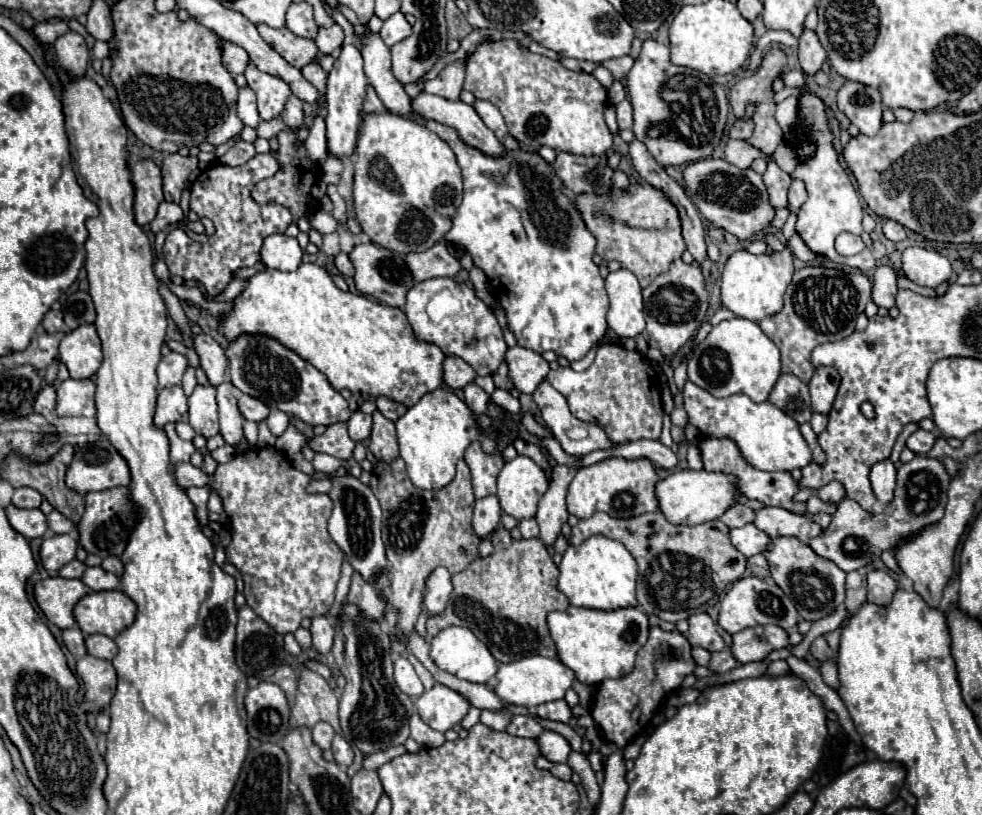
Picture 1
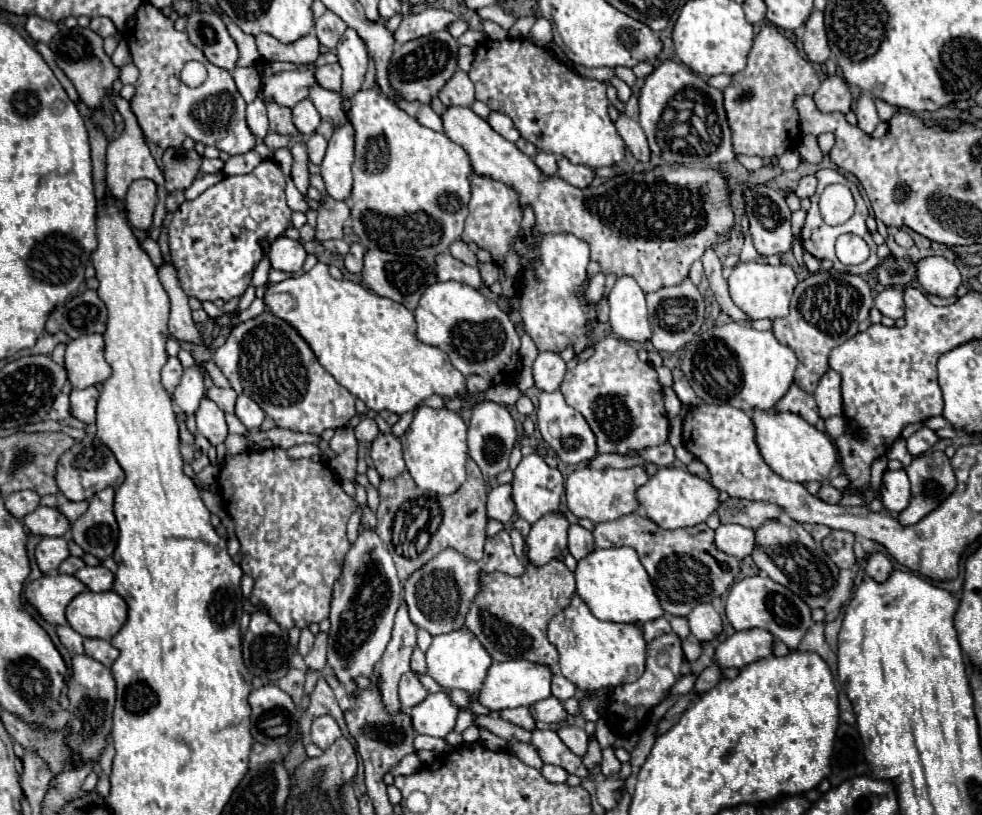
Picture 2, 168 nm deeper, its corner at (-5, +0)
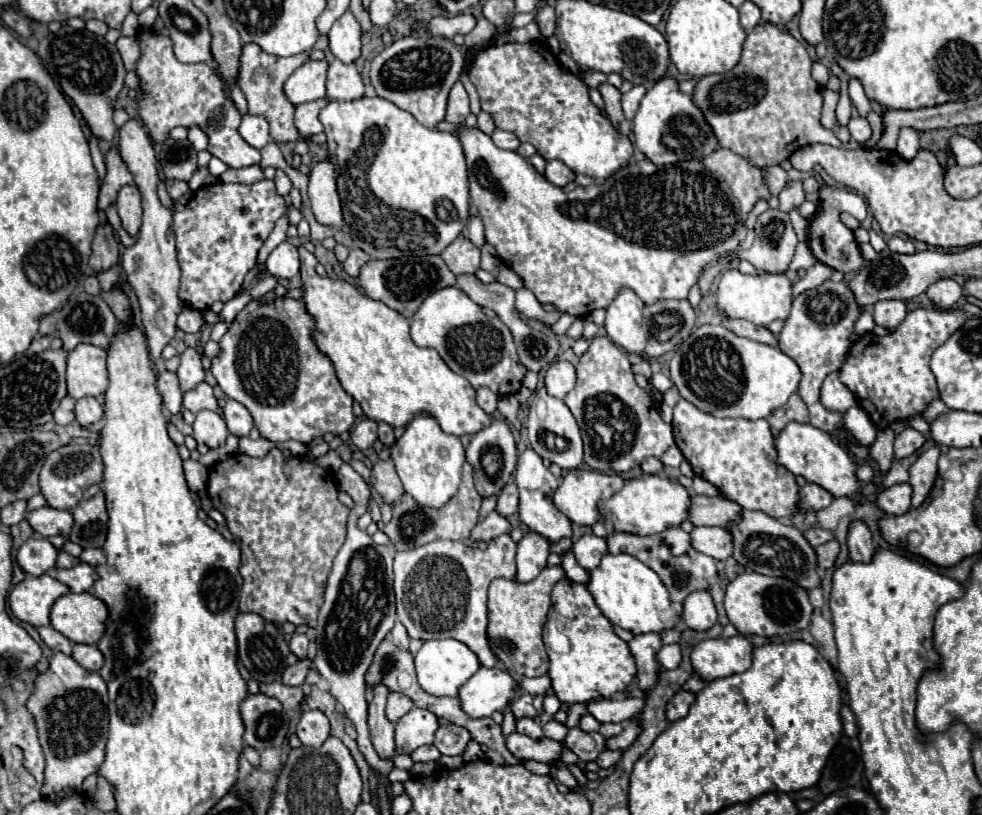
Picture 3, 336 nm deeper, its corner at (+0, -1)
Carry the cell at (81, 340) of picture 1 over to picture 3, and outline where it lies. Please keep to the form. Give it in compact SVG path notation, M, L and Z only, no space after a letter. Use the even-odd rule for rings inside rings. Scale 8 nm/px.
M89 343L77 345L67 355L67 389L69 397L81 399L81 397L97 397L103 395L109 379L107 379L107 367L105 367L105 349L95 347Z

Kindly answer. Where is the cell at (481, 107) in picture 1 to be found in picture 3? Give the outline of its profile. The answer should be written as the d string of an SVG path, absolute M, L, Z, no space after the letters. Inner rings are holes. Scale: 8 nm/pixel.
M495 129L493 135L491 135L491 139L493 139L493 143L495 143L497 147L501 147L501 149L511 149L511 151L515 151L515 149L519 147L517 135L513 135L513 133L509 133L509 131L503 131L503 129Z

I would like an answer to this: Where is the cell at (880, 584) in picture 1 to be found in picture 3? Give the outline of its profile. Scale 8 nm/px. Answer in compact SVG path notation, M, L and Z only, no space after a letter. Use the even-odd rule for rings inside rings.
M861 521L853 523L849 527L847 543L849 543L849 555L853 561L857 561L857 563L873 561L873 553L877 551L877 547L873 545L871 531L867 529L867 525L863 525Z

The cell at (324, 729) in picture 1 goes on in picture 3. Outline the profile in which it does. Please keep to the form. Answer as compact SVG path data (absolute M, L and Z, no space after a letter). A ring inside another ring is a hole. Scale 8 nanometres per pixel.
M305 711L297 725L297 737L303 745L319 749L329 737L329 719L321 711Z

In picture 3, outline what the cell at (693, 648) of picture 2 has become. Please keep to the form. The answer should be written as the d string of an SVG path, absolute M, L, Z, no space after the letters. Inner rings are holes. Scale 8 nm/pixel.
M677 643L673 645L663 645L661 651L657 653L657 659L661 663L661 667L665 669L677 669L677 665L681 663L681 647Z

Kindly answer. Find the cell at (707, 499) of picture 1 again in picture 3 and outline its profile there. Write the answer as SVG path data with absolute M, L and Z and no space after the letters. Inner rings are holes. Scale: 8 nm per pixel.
M643 475L639 479L631 479L625 483L625 487L615 493L611 499L601 501L599 509L603 513L603 519L613 525L615 531L627 531L635 535L653 535L663 533L665 529L679 527L683 521L689 519L689 491L669 479L659 475Z

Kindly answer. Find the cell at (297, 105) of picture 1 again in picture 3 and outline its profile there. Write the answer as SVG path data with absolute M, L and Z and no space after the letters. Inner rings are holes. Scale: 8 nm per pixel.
M317 99L317 101L301 103L295 107L295 127L301 133L301 137L311 137L323 131L323 125L317 119L317 115L325 107L325 103L327 99Z

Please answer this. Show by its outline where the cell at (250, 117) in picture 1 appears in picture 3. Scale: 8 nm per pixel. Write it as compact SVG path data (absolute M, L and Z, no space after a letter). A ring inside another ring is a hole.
M245 113L241 119L239 133L249 145L253 145L255 149L261 149L269 141L269 123L261 115Z

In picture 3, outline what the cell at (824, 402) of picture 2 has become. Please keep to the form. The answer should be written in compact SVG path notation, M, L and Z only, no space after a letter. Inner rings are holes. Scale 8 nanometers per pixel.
M829 373L825 377L819 401L821 401L821 405L825 405L825 409L837 411L837 413L845 413L849 407L853 407L857 403L855 395L839 381L837 373Z

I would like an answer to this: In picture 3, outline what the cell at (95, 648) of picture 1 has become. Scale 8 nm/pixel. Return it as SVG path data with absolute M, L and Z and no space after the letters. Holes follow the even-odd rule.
M75 645L73 659L87 671L99 671L103 665L103 653L97 649L97 645Z

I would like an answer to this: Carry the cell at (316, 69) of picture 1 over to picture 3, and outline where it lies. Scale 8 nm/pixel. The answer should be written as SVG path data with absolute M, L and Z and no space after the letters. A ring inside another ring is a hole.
M333 61L327 71L327 97L339 101L351 101L365 95L365 85L355 65L345 65L341 61Z

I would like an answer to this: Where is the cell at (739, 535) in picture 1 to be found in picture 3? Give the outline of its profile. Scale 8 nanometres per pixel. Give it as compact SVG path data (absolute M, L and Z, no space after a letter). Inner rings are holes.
M695 527L691 543L697 551L717 561L727 561L733 555L733 535L723 527Z

